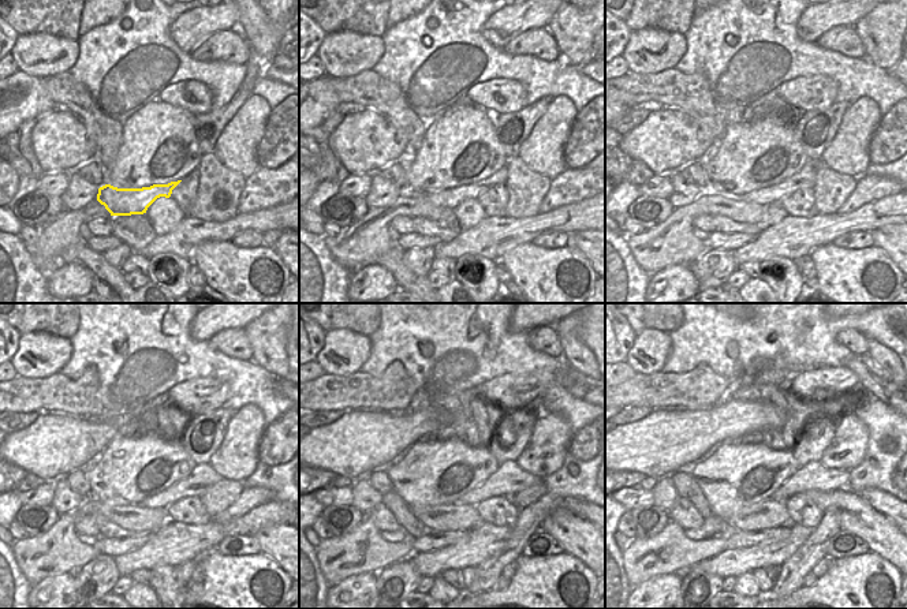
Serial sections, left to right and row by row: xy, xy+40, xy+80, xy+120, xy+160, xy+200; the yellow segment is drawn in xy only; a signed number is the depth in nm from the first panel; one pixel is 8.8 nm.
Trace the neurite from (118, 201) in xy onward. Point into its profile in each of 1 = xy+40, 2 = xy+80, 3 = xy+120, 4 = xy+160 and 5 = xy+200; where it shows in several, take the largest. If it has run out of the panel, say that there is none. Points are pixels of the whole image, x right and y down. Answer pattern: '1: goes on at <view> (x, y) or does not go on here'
1: goes on at xy+40 (450, 198)
2: goes on at xy+80 (805, 178)
3: goes on at xy+120 (202, 477)
4: goes on at xy+160 (510, 478)
5: goes on at xy+200 (814, 475)

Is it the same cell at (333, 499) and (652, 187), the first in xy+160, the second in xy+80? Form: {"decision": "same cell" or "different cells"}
{"decision": "same cell"}

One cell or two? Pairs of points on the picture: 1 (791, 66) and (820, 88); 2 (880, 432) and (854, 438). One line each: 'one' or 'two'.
1: two
2: two

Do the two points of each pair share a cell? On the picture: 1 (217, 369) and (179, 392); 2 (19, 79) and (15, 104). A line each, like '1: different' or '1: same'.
1: different
2: same

